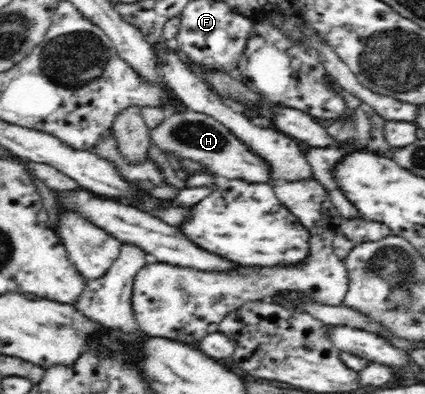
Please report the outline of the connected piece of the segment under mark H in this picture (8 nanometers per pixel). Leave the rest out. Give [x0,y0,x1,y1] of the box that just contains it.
[149,110,271,183]

